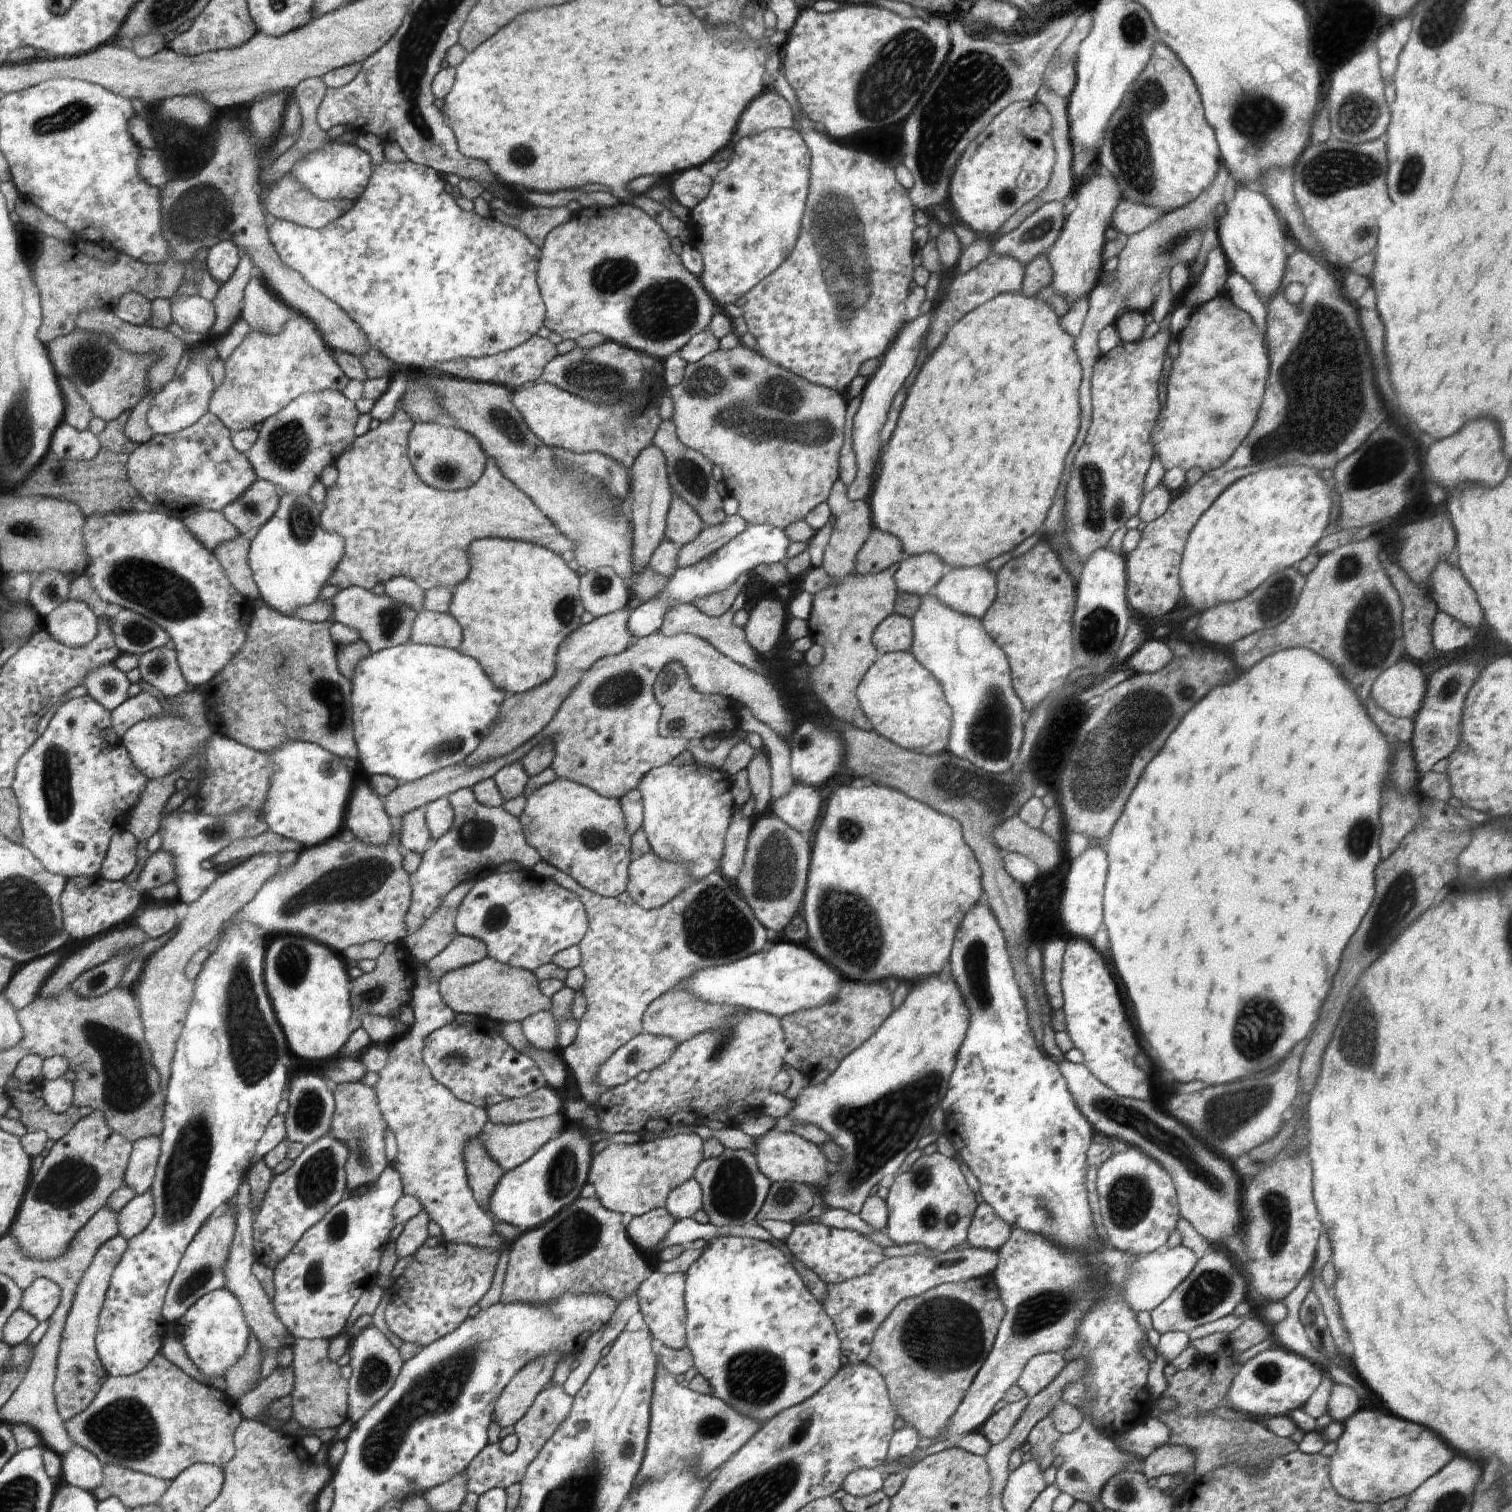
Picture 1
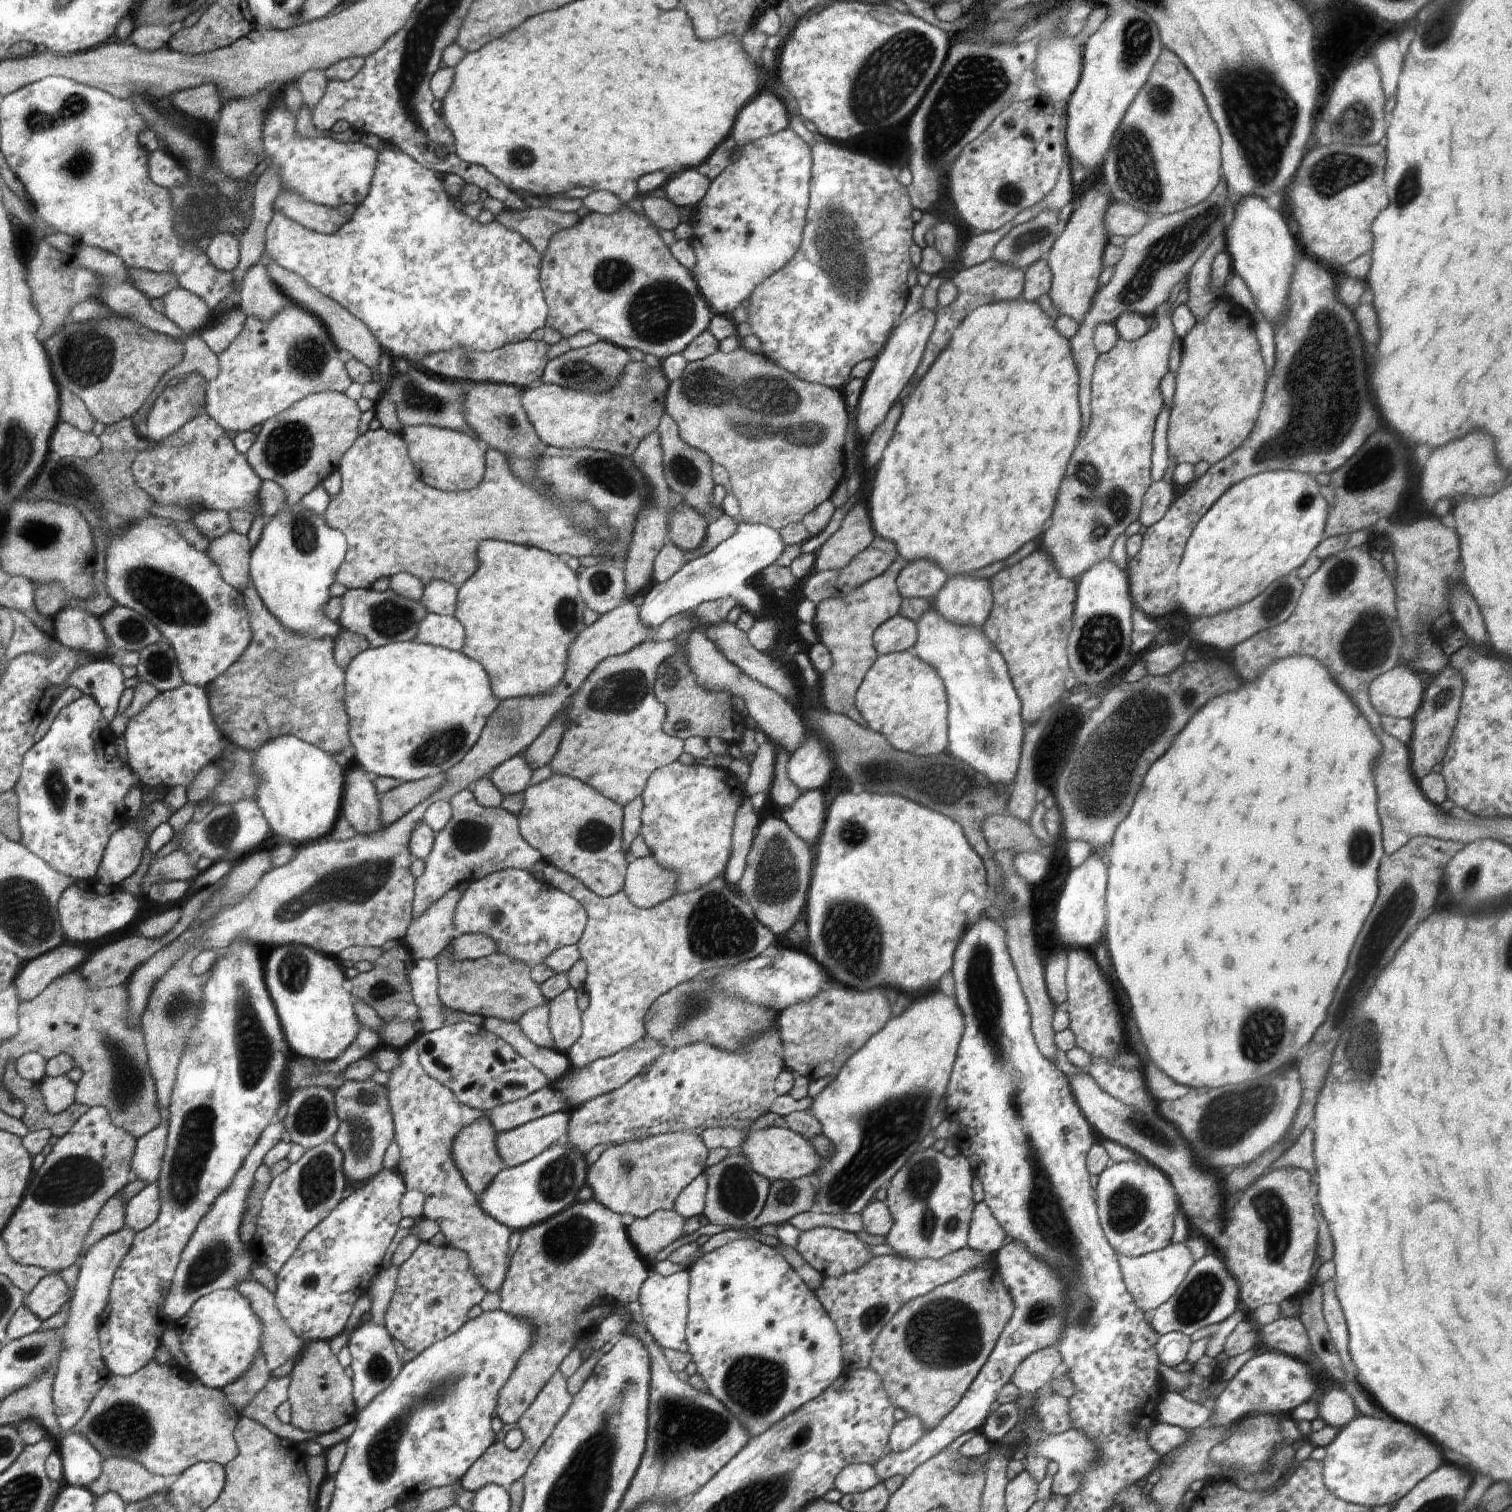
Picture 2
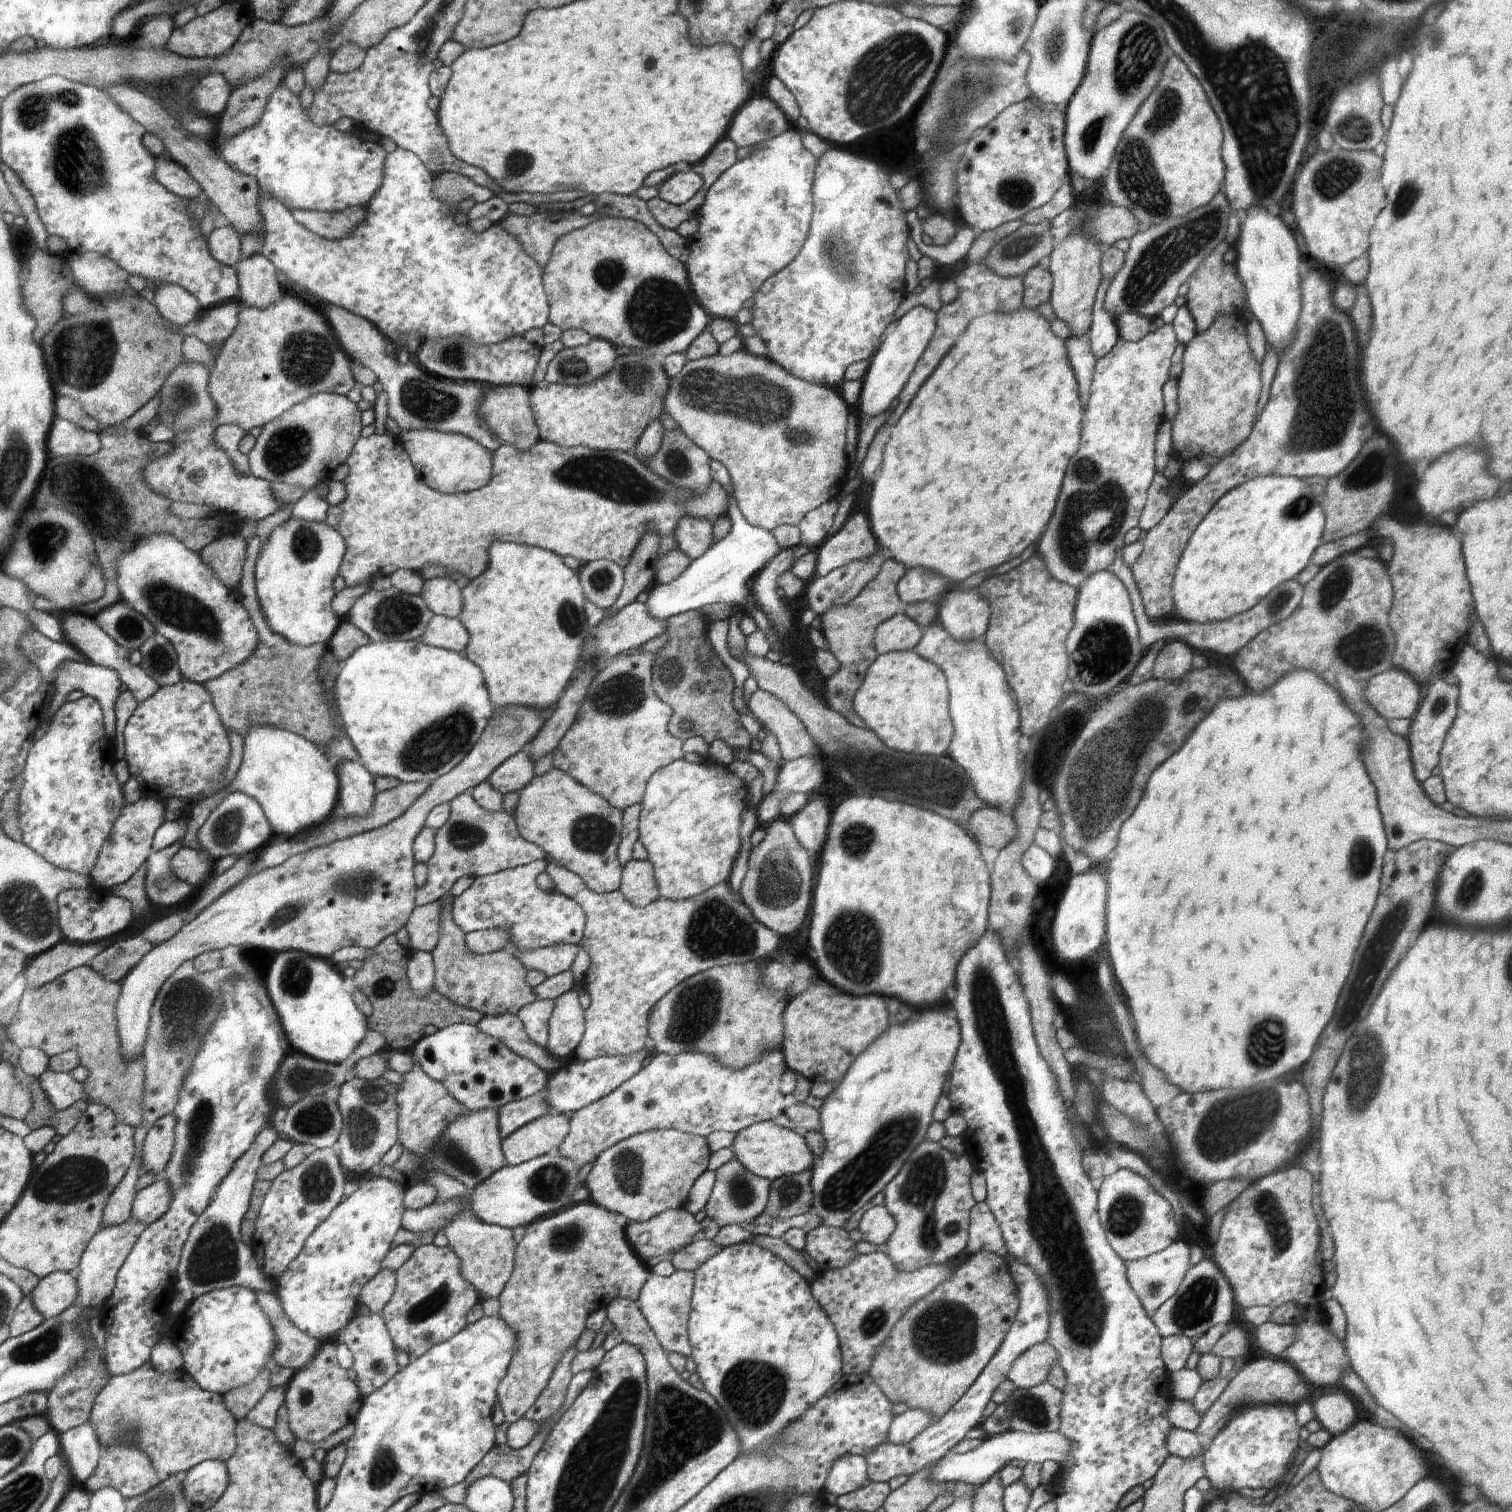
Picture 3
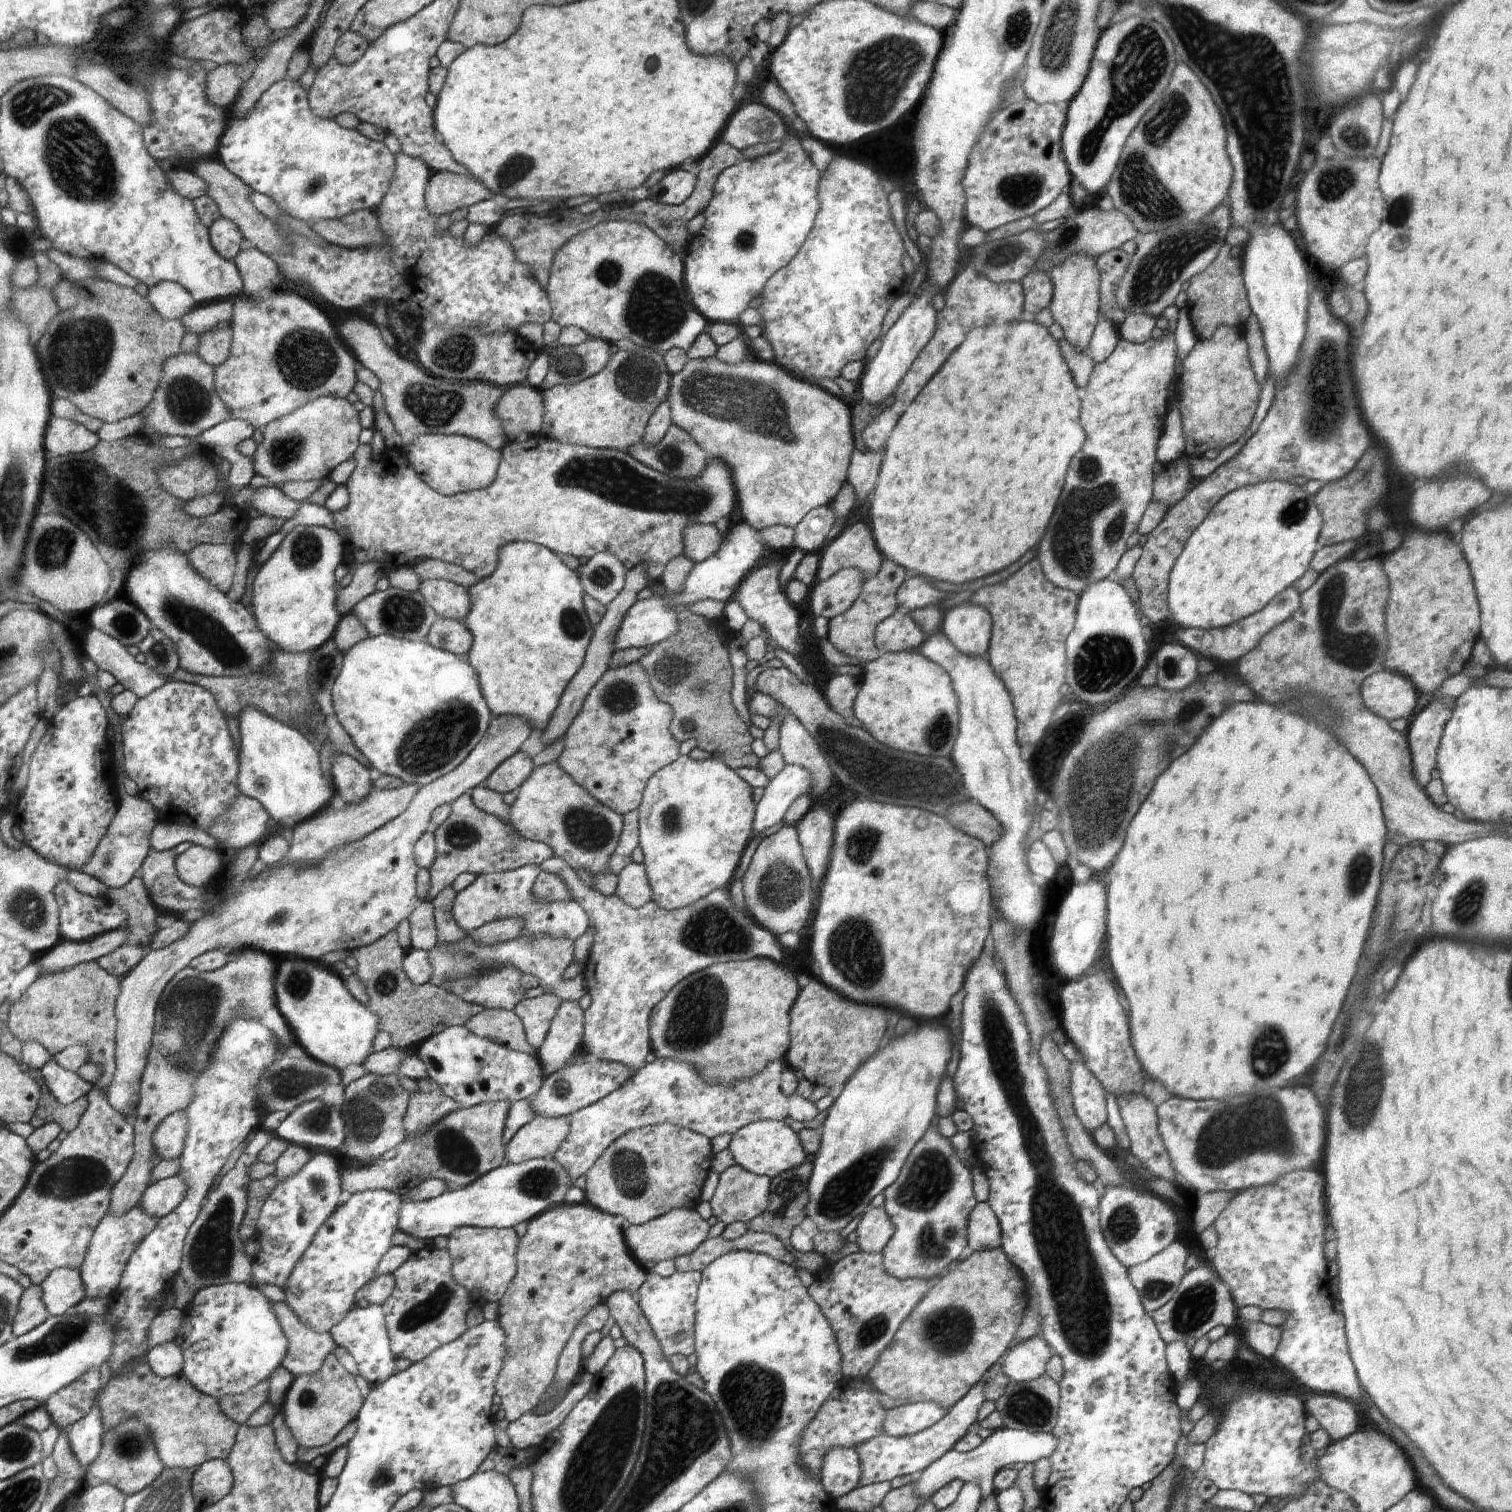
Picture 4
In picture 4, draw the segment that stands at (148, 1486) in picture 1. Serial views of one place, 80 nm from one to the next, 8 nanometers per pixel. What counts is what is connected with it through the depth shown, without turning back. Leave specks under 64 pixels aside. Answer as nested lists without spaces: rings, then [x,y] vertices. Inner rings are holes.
[[[134,1418],[114,1428],[106,1428],[101,1437],[101,1446],[96,1460],[85,1469],[84,1487],[107,1483],[116,1486],[125,1497],[128,1497],[153,1485],[165,1469],[158,1456],[158,1448],[152,1442],[150,1430]]]

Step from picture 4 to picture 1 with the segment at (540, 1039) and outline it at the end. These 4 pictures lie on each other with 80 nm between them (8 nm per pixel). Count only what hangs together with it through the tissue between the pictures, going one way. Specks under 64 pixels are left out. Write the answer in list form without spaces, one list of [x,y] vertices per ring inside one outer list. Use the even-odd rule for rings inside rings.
[[[538,1011],[528,1016],[521,1022],[521,1027],[524,1036],[534,1048],[540,1051],[559,1051],[559,1024],[550,1011]]]

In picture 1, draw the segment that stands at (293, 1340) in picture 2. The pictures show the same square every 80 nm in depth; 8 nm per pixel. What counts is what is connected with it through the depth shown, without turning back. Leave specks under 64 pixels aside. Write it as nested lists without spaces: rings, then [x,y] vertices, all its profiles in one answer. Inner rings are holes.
[[[246,1179],[242,1181],[233,1201],[239,1213],[237,1214],[232,1250],[230,1250],[228,1264],[226,1264],[224,1270],[225,1278],[228,1280],[225,1289],[233,1292],[236,1298],[240,1300],[240,1304],[244,1308],[244,1314],[246,1314],[246,1320],[248,1320],[250,1328],[252,1328],[254,1341],[258,1346],[261,1346],[262,1352],[264,1352],[261,1360],[261,1369],[259,1370],[259,1374],[263,1379],[270,1376],[278,1368],[278,1365],[288,1358],[290,1347],[288,1348],[284,1340],[284,1337],[288,1335],[288,1331],[285,1329],[283,1322],[278,1318],[269,1294],[261,1285],[257,1275],[253,1273],[252,1268],[256,1261],[257,1252],[253,1246],[253,1214],[249,1207],[251,1190]]]

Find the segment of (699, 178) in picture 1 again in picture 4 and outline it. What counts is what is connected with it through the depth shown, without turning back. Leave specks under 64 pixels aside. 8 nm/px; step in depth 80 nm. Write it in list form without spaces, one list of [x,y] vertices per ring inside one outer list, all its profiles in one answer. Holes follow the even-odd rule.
[[[676,167],[651,187],[650,200],[667,205],[682,204],[694,192],[696,183],[696,176]]]

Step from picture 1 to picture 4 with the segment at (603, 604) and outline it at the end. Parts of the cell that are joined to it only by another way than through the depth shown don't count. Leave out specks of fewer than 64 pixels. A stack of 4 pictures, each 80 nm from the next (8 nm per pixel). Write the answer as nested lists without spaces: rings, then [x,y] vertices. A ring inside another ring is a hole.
[[[610,552],[594,554],[582,568],[582,586],[585,594],[608,605],[625,589],[629,570],[620,559]]]

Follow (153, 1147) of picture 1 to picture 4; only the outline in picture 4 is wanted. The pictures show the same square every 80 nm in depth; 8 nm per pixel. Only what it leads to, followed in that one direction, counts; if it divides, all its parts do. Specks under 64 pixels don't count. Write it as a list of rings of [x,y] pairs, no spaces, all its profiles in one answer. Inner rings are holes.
[[[180,1110],[162,1121],[153,1136],[154,1150],[158,1154],[158,1161],[179,1158],[184,1148],[184,1138],[188,1130],[188,1116]]]

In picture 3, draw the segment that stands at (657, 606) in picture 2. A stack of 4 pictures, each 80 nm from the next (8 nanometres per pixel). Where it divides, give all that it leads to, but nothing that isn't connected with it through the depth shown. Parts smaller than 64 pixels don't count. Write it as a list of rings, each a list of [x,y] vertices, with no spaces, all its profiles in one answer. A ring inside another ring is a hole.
[[[718,460],[710,461],[712,478],[722,485],[728,494],[726,516],[731,520],[731,531],[710,548],[696,557],[689,567],[671,583],[657,585],[648,594],[645,605],[649,608],[650,616],[666,622],[671,616],[676,616],[691,610],[700,610],[703,606],[722,603],[724,605],[743,606],[745,614],[754,618],[757,628],[763,630],[770,641],[770,649],[785,655],[783,647],[776,642],[775,629],[768,616],[759,609],[754,598],[751,584],[757,574],[781,551],[776,537],[771,531],[759,526],[752,526],[740,512],[733,494],[734,488],[728,469]]]

